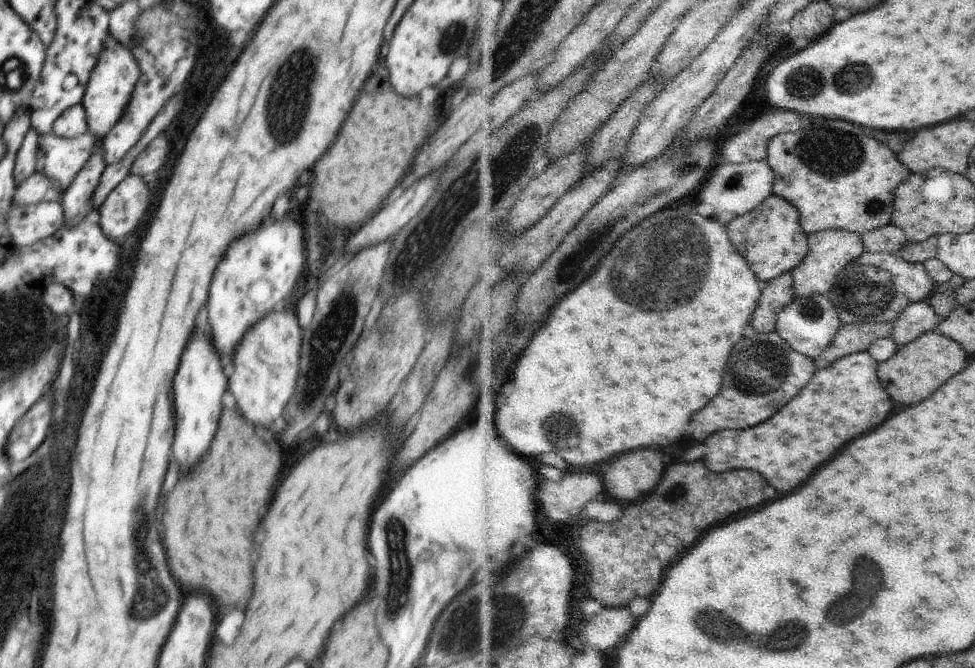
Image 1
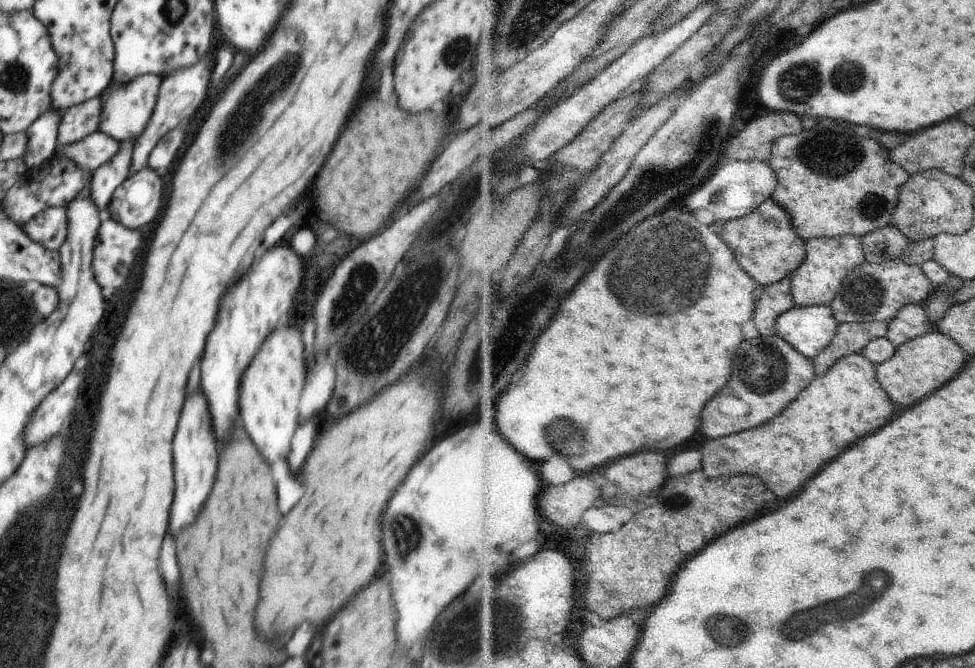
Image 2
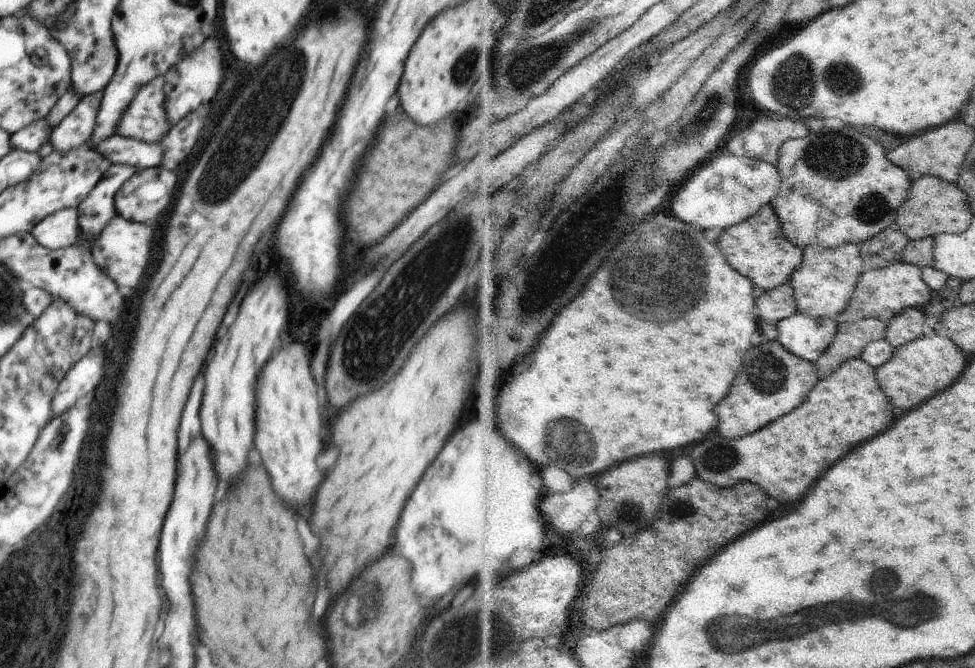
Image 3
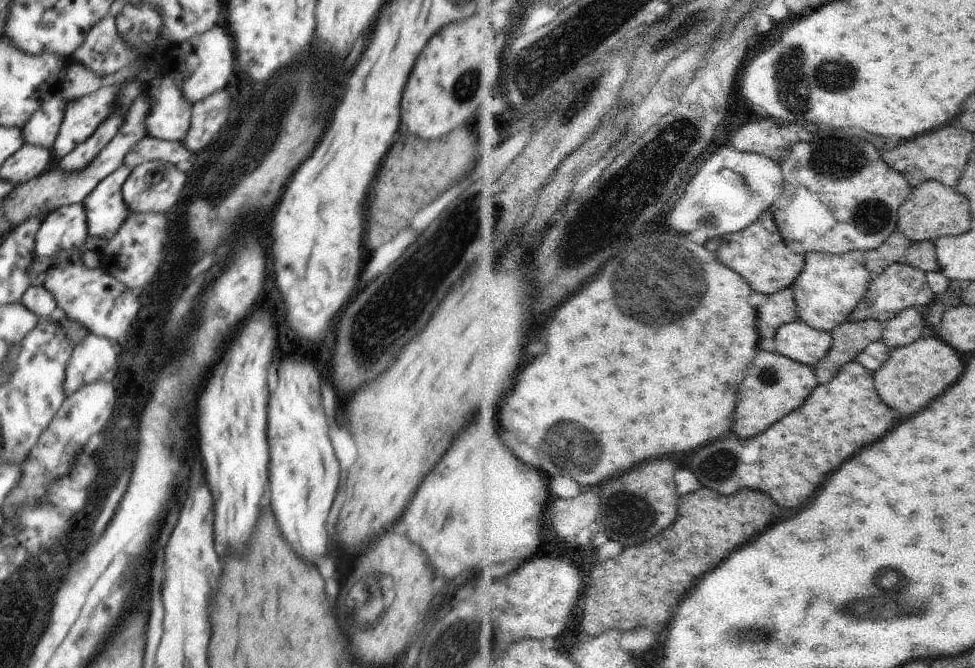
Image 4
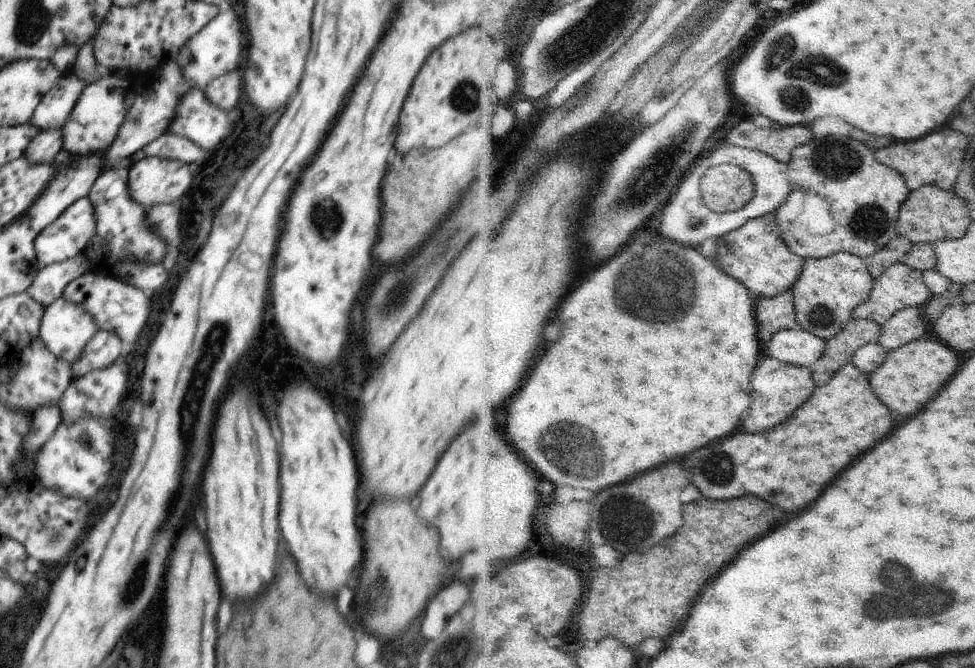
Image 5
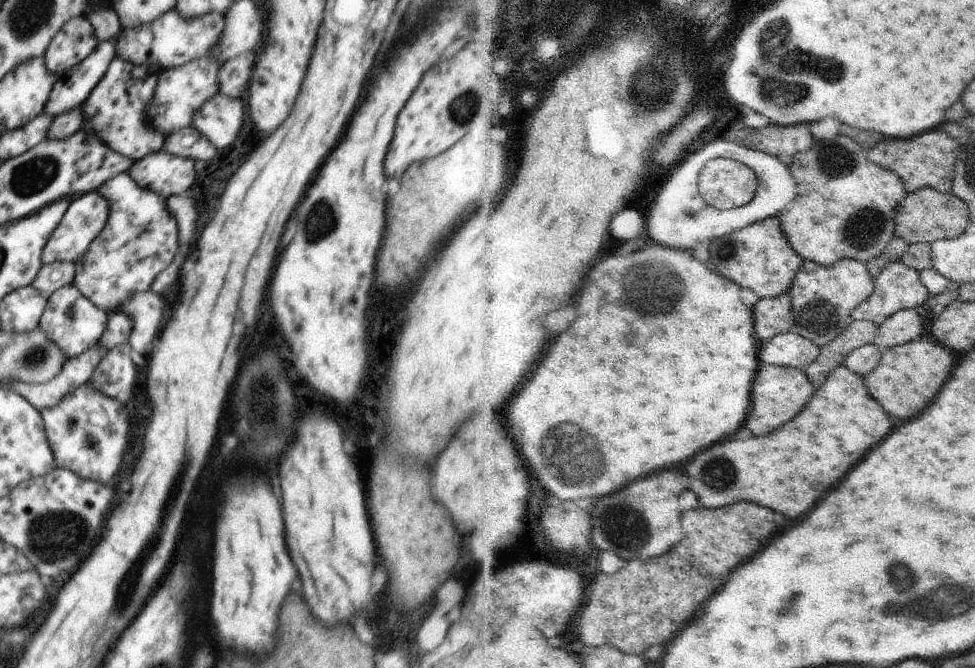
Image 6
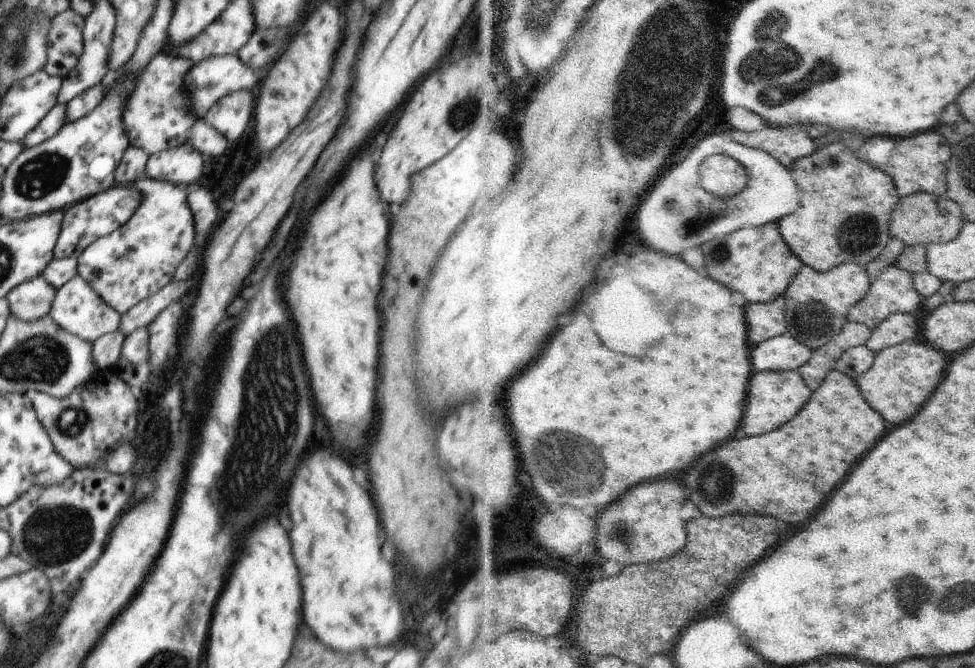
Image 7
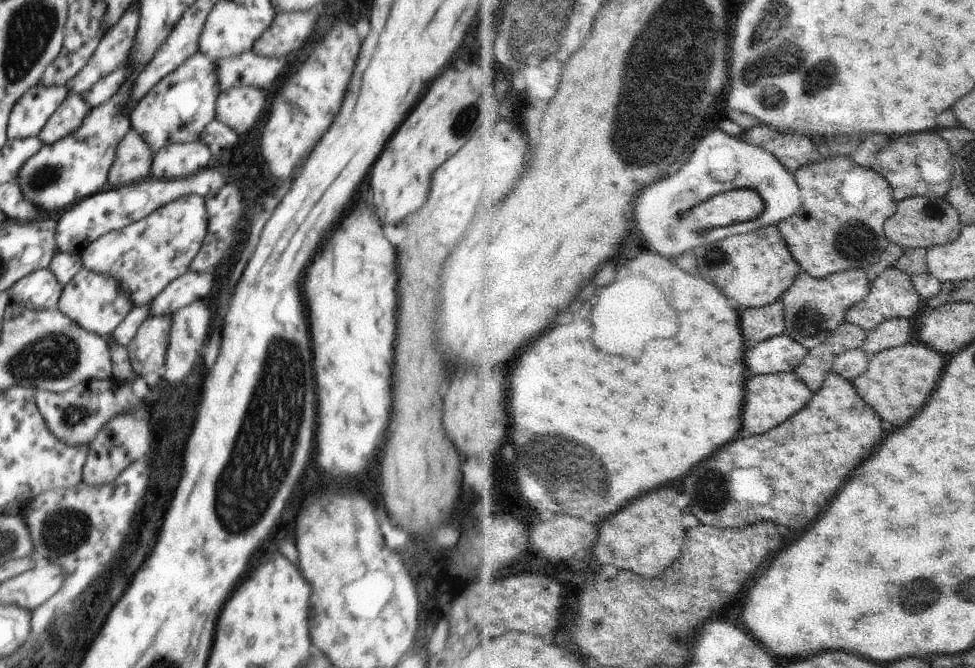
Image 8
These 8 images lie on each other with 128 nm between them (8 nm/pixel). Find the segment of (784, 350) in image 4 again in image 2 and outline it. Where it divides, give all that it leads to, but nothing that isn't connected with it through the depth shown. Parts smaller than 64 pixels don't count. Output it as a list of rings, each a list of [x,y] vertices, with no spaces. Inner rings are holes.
[[[830,305],[796,306],[780,316],[777,327],[796,350],[817,359],[834,342],[841,323]]]

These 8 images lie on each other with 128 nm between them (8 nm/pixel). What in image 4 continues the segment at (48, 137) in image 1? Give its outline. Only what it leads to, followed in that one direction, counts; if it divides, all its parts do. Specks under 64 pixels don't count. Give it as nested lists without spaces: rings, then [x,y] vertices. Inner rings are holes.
[[[144,136],[134,148],[124,156],[123,165],[131,170],[145,162],[160,161],[168,164],[178,164],[190,160],[192,152],[182,142],[166,142],[157,138]]]

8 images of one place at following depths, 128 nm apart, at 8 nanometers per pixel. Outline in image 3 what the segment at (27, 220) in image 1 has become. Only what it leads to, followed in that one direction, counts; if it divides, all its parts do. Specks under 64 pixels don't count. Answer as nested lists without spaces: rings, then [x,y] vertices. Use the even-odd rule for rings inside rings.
[[[68,207],[52,214],[30,231],[37,242],[49,249],[60,249],[76,245],[80,238],[79,210]]]

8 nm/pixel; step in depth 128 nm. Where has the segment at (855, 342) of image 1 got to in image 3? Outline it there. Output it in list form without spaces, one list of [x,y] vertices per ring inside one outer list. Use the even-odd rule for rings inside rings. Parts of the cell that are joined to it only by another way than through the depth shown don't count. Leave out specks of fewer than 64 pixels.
[[[877,318],[841,323],[835,343],[820,357],[821,380],[827,380],[848,360],[861,357],[870,344],[888,336],[889,321]]]

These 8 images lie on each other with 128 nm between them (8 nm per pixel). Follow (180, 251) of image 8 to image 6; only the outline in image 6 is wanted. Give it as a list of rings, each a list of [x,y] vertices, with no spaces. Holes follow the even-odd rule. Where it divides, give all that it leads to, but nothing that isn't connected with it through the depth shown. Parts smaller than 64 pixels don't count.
[[[122,173],[116,176],[112,182],[104,182],[104,188],[98,188],[104,198],[108,196],[108,202],[112,200],[112,210],[108,216],[106,226],[102,232],[92,240],[87,251],[79,259],[75,260],[75,279],[73,285],[84,293],[94,305],[111,314],[115,312],[132,296],[150,289],[154,278],[170,266],[178,252],[178,226],[172,216],[172,212],[166,206],[166,198],[158,192],[146,190],[138,186],[130,175]]]

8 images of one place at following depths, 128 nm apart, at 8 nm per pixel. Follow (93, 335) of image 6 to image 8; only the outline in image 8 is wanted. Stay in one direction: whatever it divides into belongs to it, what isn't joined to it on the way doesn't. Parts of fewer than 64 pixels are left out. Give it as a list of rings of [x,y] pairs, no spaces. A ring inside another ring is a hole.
[[[82,268],[66,286],[63,286],[56,307],[64,313],[64,316],[68,316],[72,322],[80,324],[80,328],[107,338],[124,320],[124,317],[128,316],[132,309],[132,302],[122,292],[120,282],[116,278]]]

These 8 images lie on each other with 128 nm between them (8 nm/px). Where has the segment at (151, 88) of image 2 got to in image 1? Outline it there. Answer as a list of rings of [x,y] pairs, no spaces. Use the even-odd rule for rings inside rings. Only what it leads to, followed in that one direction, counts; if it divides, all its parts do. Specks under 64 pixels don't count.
[[[108,30],[108,38],[106,38],[102,52],[98,56],[98,62],[96,62],[88,82],[86,82],[86,90],[84,90],[84,96],[80,102],[86,110],[88,132],[92,136],[105,137],[118,124],[118,120],[122,118],[122,114],[128,108],[128,102],[132,98],[132,92],[134,92],[138,78],[140,78],[140,68],[138,68],[134,56],[122,44],[118,44]]]

